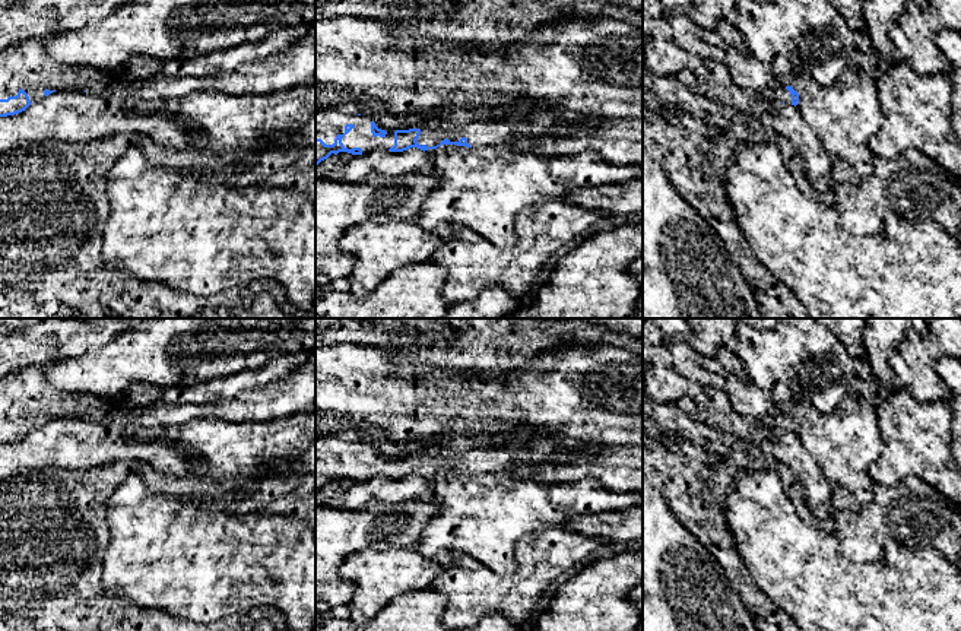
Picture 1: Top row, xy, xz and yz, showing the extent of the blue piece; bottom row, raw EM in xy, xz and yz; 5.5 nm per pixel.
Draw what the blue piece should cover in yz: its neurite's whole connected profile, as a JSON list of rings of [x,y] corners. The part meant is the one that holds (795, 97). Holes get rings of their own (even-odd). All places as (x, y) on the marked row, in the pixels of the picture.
[[[732,19],[714,23],[710,31],[702,31],[702,38],[724,51],[724,66],[732,80],[742,89],[759,93],[771,89],[784,104],[797,105],[799,93],[793,86],[783,86],[773,73],[771,66],[761,63],[746,47]]]

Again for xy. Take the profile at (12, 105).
[[[315,22],[282,53],[200,77],[156,74],[143,80],[120,80],[110,72],[93,67],[63,66],[47,54],[44,39],[29,38],[0,53],[0,117],[19,114],[55,91],[85,91],[107,101],[121,101],[131,95],[145,99],[183,98],[203,89],[231,95],[266,95],[313,79]]]

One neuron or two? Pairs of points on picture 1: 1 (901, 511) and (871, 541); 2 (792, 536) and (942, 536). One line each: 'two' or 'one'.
1: one
2: two

